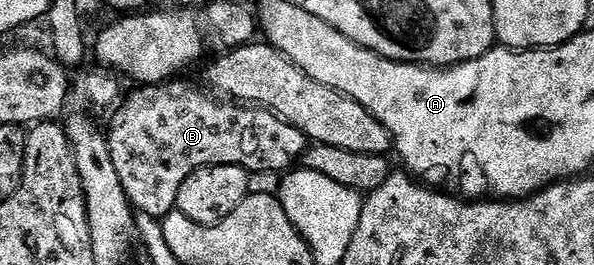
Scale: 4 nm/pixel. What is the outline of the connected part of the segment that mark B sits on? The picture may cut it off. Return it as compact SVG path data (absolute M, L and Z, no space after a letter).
M167 81L161 85L142 85L126 100L121 100L122 108L114 115L110 131L106 135L116 174L120 177L127 201L133 210L163 220L178 206L180 185L196 169L212 165L236 165L245 171L278 171L286 173L301 160L306 152L308 140L300 129L284 122L264 107L243 105L237 101L227 101L213 94L205 95L198 87L182 81Z

